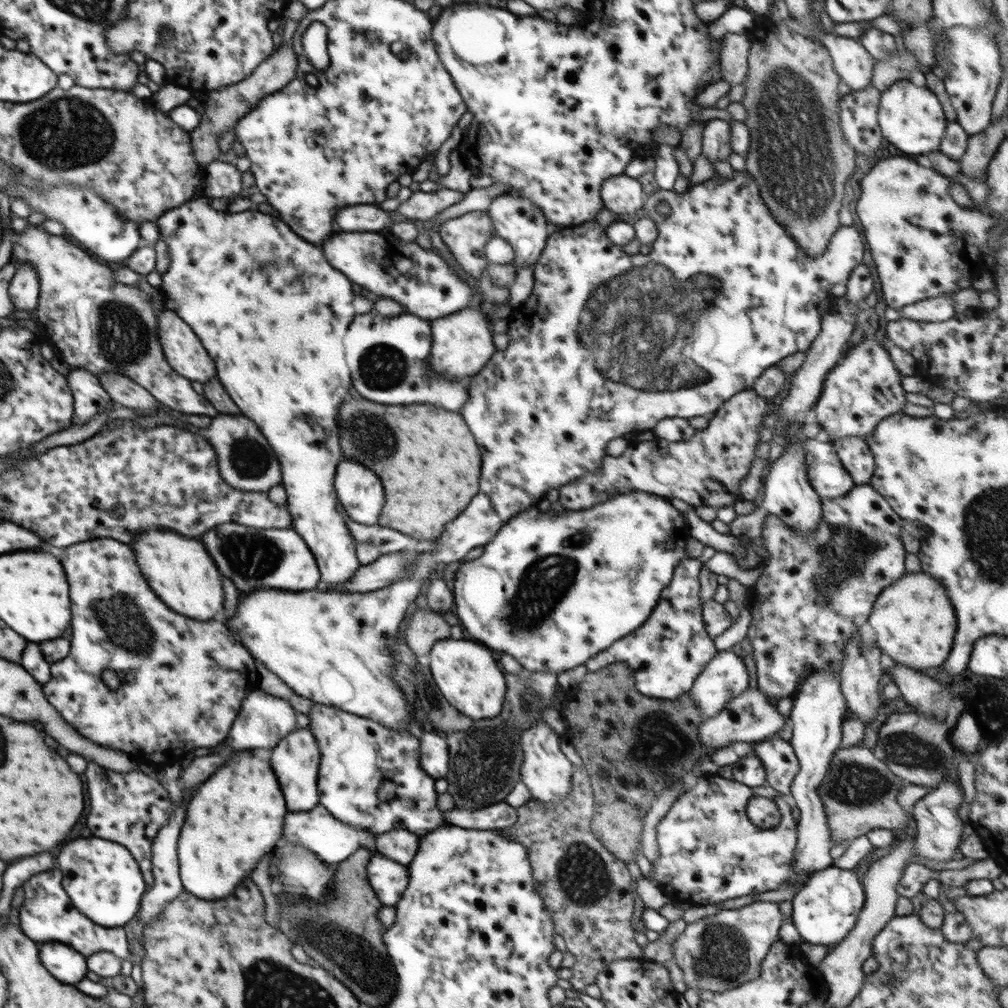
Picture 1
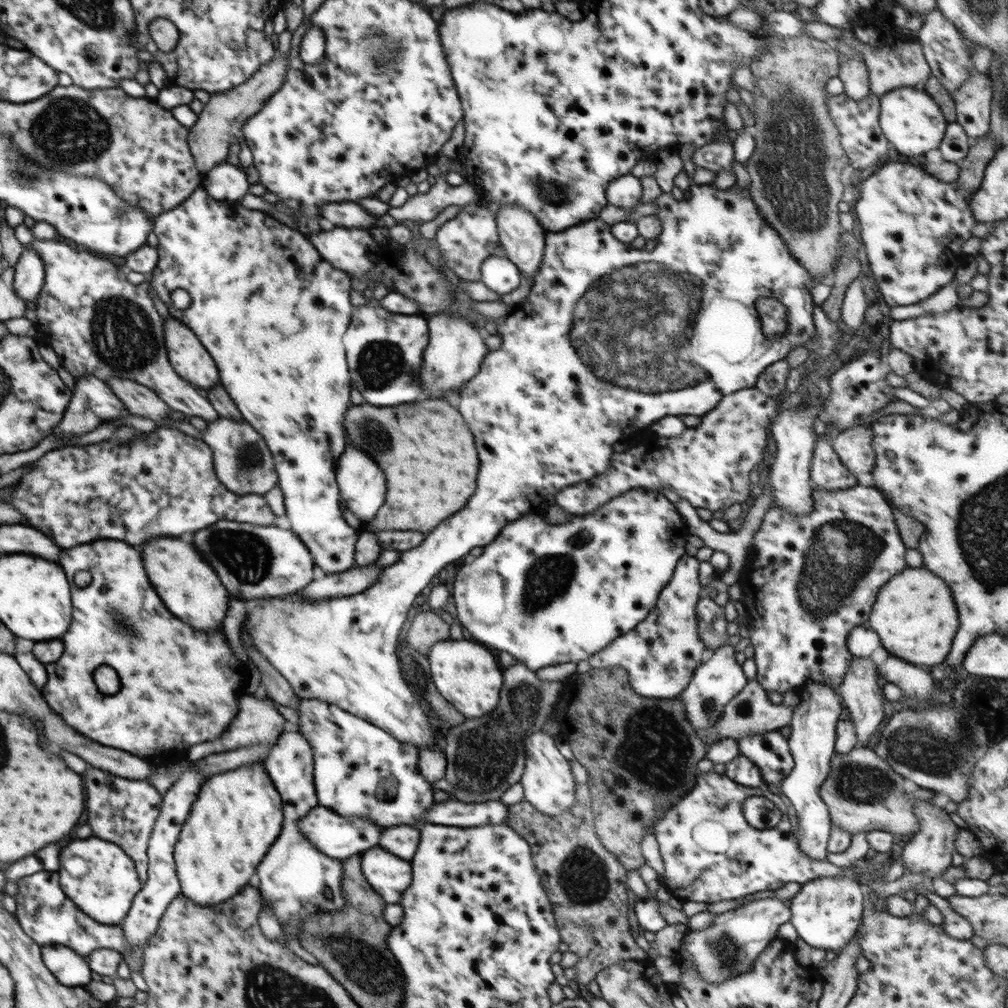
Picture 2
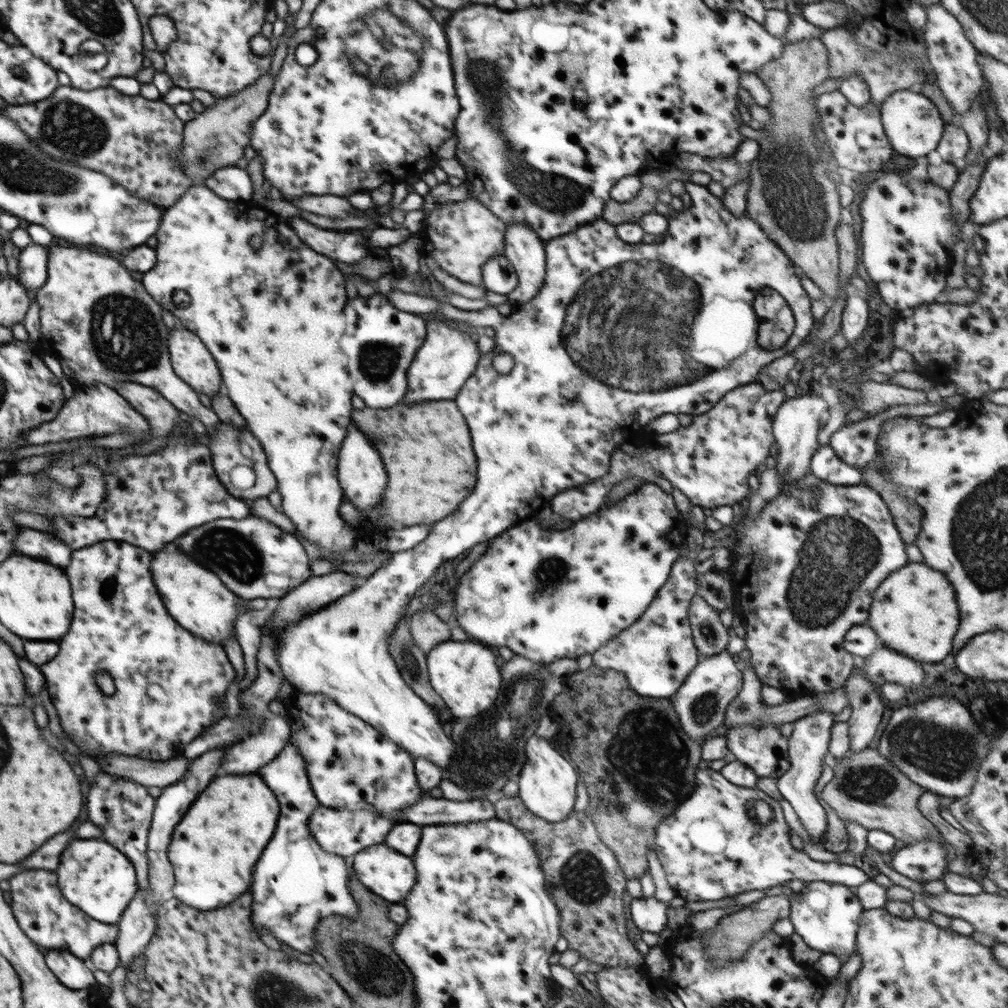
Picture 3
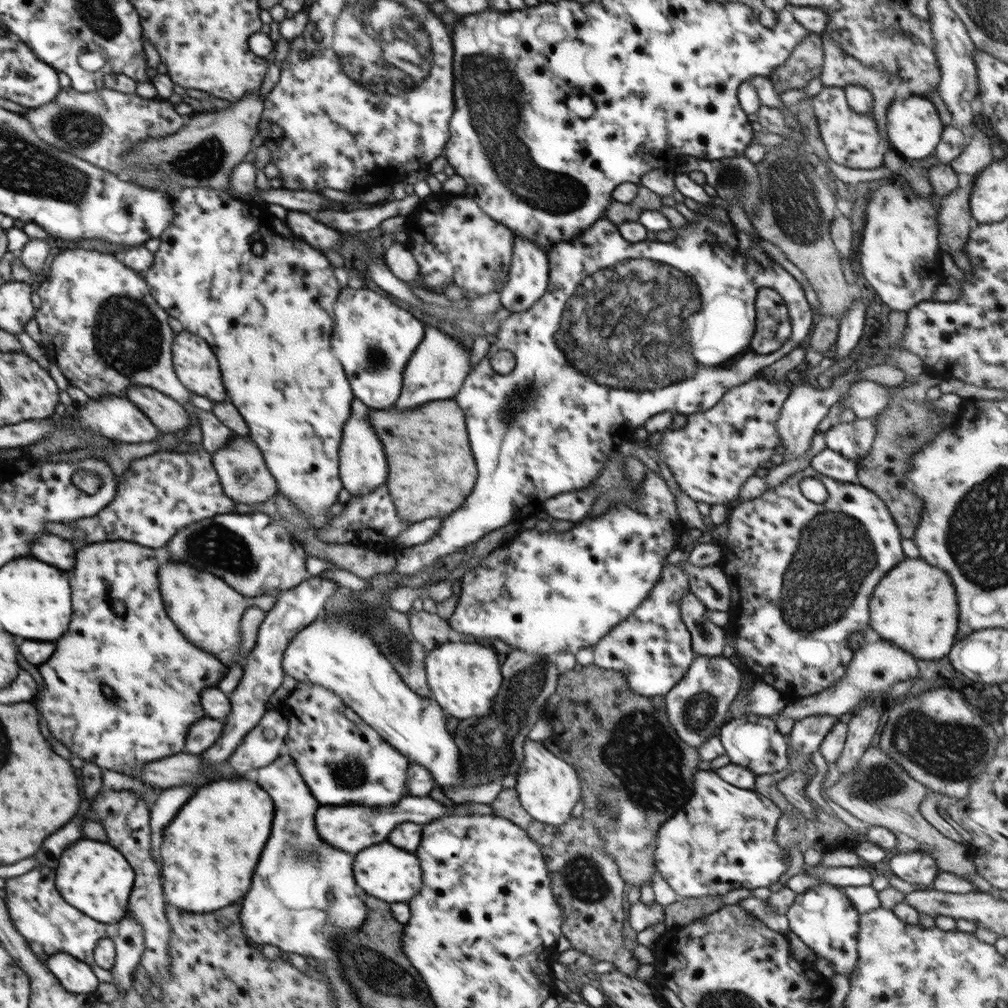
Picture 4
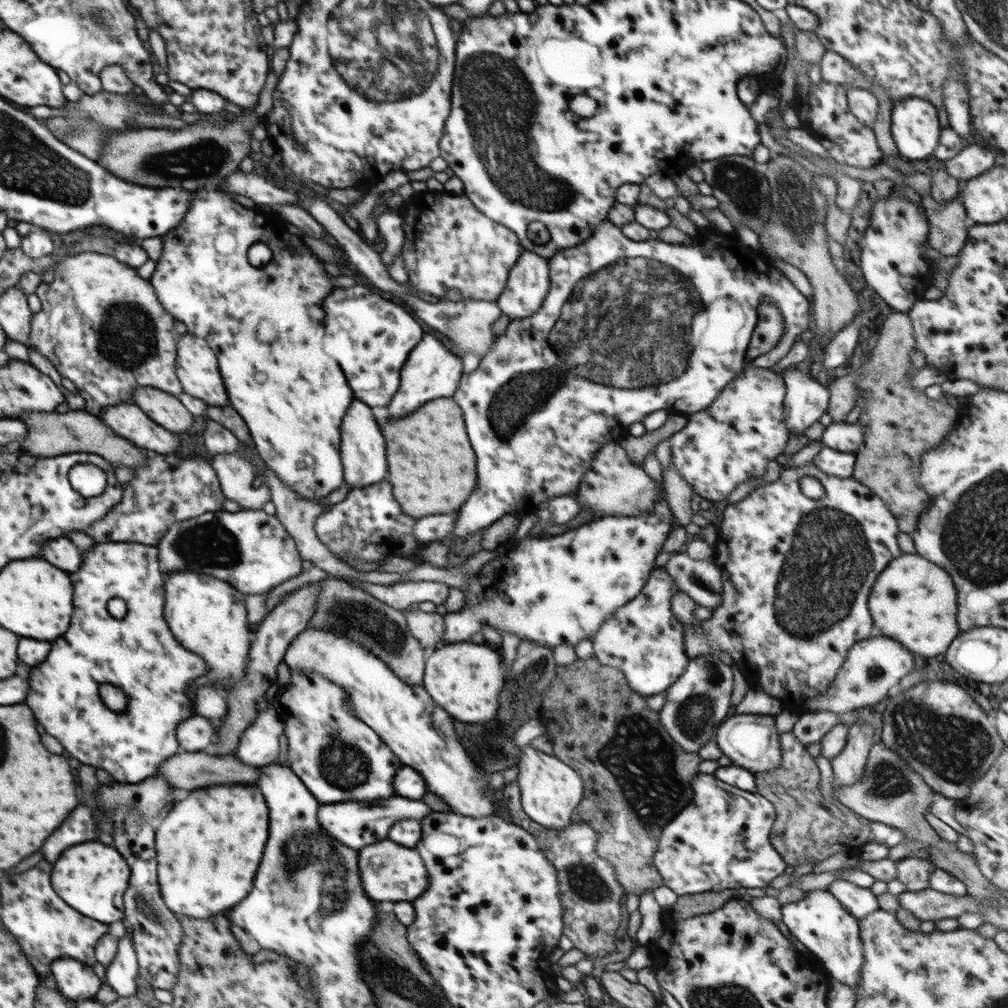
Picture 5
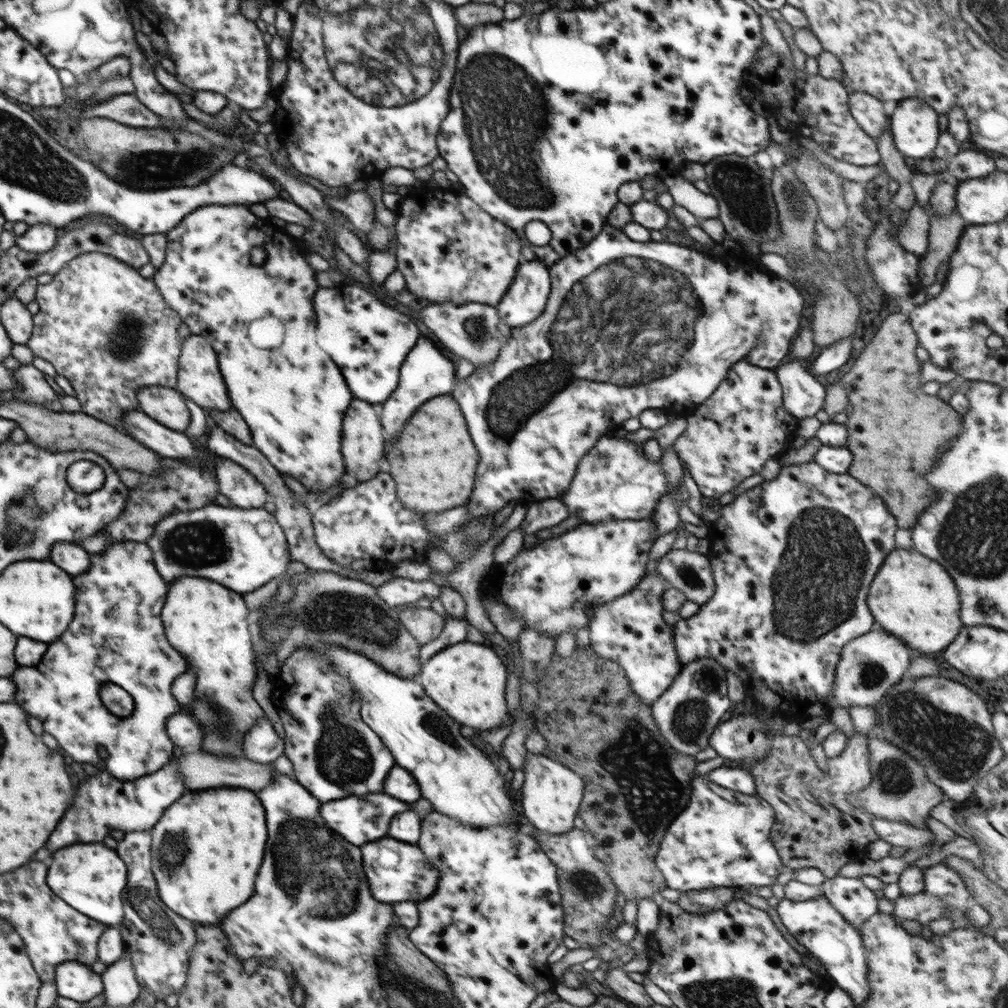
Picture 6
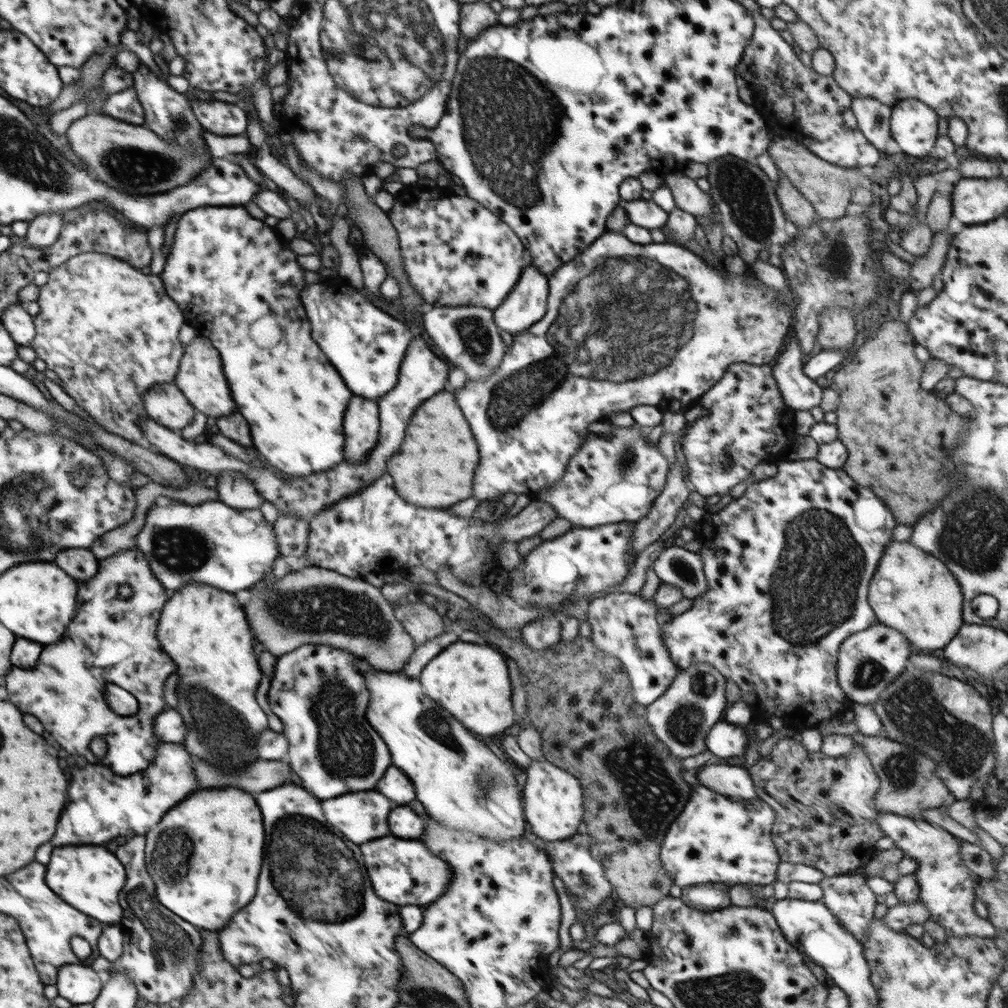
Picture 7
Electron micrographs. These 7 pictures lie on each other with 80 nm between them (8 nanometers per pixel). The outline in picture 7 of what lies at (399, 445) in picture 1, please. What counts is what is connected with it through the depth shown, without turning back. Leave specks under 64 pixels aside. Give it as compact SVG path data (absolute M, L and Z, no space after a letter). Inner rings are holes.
M446 390L436 393L428 402L424 402L416 410L416 414L412 416L412 420L406 428L404 444L388 460L388 474L392 474L392 478L394 478L396 492L406 502L412 502L416 506L448 508L448 506L454 506L472 496L472 476L474 476L474 468L478 466L478 448L476 448L476 440L470 432L470 426L464 420L454 396L450 390Z

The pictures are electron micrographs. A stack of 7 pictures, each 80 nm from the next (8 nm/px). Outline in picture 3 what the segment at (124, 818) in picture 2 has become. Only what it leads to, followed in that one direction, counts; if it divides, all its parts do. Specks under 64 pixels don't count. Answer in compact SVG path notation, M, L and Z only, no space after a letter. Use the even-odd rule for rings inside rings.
M104 771L98 772L94 784L90 784L88 790L88 820L92 820L96 826L102 830L102 838L115 846L122 854L132 860L135 871L137 872L137 894L147 893L149 887L149 860L147 857L147 840L153 812L157 798L153 798L147 787L134 781L124 781L124 779L113 780Z

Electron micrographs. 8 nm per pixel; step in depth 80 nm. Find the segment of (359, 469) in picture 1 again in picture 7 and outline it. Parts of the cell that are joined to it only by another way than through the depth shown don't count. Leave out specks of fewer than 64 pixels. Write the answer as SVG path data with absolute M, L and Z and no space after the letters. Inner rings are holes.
M353 396L344 416L344 458L360 464L378 444L378 404Z

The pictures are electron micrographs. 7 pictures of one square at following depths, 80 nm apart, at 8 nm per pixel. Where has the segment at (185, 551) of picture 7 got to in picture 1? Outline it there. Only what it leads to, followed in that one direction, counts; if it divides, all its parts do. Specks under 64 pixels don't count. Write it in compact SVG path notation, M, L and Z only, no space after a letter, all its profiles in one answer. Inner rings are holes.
M224 523L204 534L202 542L221 574L232 578L236 588L242 592L252 592L258 588L307 591L318 588L321 583L321 572L316 559L293 528L257 529Z

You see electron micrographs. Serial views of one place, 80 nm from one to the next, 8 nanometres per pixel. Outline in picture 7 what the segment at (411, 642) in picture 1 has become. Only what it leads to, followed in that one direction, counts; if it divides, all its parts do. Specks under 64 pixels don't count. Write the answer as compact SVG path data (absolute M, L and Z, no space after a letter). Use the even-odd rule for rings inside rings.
M421 600L416 604L401 602L395 606L394 616L406 632L414 638L416 646L442 632L441 624L432 614L431 607Z

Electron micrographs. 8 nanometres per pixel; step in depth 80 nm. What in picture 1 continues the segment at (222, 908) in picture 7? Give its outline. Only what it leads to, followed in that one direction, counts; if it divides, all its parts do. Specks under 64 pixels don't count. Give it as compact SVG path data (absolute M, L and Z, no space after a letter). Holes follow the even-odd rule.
M244 750L218 768L187 802L185 819L177 840L179 875L183 887L202 900L220 900L232 891L256 868L258 860L274 848L284 830L287 806L271 762Z

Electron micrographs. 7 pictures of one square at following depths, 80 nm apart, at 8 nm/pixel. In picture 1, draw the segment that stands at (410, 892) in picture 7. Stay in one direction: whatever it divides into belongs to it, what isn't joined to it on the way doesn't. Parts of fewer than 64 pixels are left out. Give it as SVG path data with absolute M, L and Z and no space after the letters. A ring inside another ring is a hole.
M375 851L367 864L367 877L378 900L388 907L395 906L409 883L407 865Z

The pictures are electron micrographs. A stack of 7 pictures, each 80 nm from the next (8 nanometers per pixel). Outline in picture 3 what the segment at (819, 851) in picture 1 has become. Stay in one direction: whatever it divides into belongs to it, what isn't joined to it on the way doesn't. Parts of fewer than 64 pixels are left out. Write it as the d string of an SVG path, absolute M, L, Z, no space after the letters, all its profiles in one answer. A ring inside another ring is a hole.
M816 711L795 720L792 734L787 739L791 766L783 776L776 780L780 794L794 808L798 818L797 822L802 824L809 838L812 838L812 842L816 844L824 843L829 826L827 812L815 795L814 789L818 779L822 776L824 759L829 755L831 728L834 724L834 715L828 711Z

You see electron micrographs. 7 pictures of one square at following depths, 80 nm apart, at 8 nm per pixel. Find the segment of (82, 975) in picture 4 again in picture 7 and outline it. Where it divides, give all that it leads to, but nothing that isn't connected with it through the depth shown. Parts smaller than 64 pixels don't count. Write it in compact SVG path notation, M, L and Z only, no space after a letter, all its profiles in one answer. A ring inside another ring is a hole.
M65 964L58 970L56 988L72 1005L88 1004L96 1001L103 983L91 967Z

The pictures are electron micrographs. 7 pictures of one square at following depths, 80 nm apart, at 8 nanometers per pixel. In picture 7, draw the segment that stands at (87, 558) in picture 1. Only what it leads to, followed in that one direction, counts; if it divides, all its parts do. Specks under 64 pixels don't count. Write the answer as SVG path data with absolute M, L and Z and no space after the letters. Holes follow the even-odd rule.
M136 547L108 558L100 559L96 576L90 580L78 580L78 612L70 622L64 638L52 646L46 646L40 654L38 664L32 668L12 667L5 675L8 699L25 714L32 714L42 722L46 732L50 732L56 742L70 754L87 758L96 764L99 759L90 751L94 738L104 738L107 744L105 758L101 764L120 776L130 776L150 766L154 761L161 738L154 732L157 714L166 710L166 700L162 688L166 679L177 670L173 658L162 649L157 637L158 622L170 595L168 590L154 576L144 554ZM128 584L132 596L121 598L118 588ZM117 684L133 694L139 702L139 711L130 716L116 714L106 702L106 685Z

